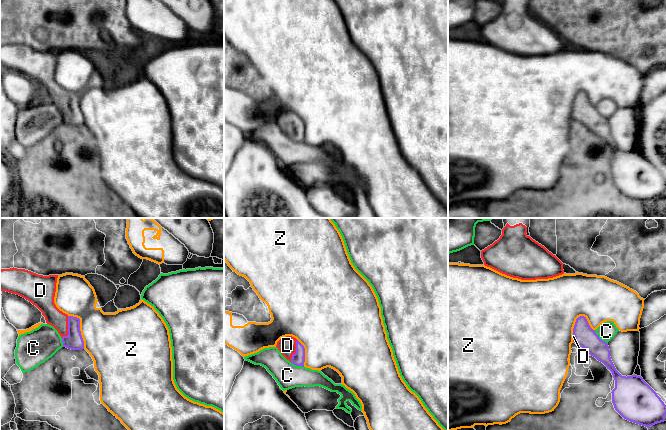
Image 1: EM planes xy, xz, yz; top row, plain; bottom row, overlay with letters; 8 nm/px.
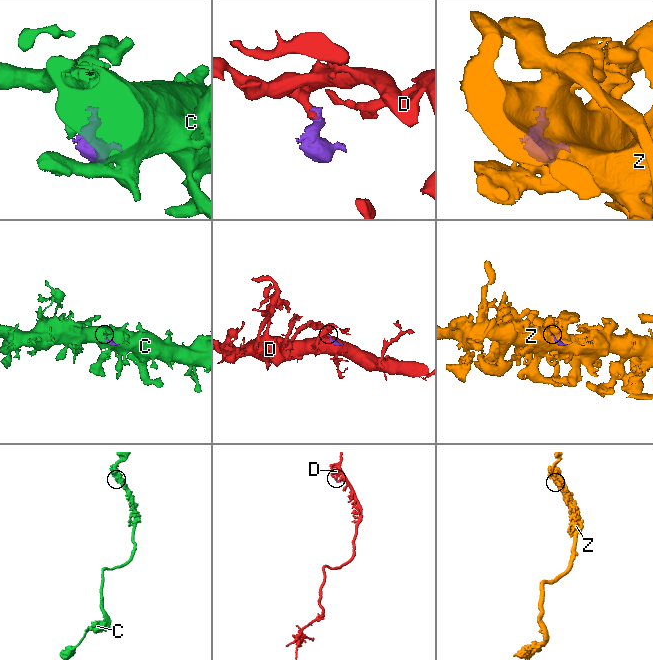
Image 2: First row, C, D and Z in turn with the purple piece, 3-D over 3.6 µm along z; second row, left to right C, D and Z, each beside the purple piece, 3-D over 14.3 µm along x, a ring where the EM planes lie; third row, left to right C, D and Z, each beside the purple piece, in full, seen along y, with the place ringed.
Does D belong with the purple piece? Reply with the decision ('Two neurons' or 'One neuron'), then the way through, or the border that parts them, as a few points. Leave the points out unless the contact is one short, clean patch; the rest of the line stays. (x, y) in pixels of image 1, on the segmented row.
One neuron. Path across: xy (74, 341), (68, 328), (53, 316)

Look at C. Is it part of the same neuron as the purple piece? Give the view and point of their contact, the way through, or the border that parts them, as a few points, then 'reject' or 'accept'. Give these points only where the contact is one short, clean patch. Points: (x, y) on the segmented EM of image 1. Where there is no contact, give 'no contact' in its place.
meets purple in yz at (599, 338); border along yz (594, 330), (607, 343); reject

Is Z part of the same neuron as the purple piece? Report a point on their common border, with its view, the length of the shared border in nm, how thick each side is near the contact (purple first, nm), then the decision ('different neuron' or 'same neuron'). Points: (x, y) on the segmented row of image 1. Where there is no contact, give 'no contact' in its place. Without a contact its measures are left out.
xy (79, 328) | 300 nm | 140/400 nm | different neuron

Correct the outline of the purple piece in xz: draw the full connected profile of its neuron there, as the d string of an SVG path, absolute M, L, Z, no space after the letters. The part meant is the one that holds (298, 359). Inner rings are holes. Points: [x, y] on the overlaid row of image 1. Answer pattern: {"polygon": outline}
{"polygon": "M283 337L277 342L276 347L292 364L304 367L305 348L296 338Z"}

